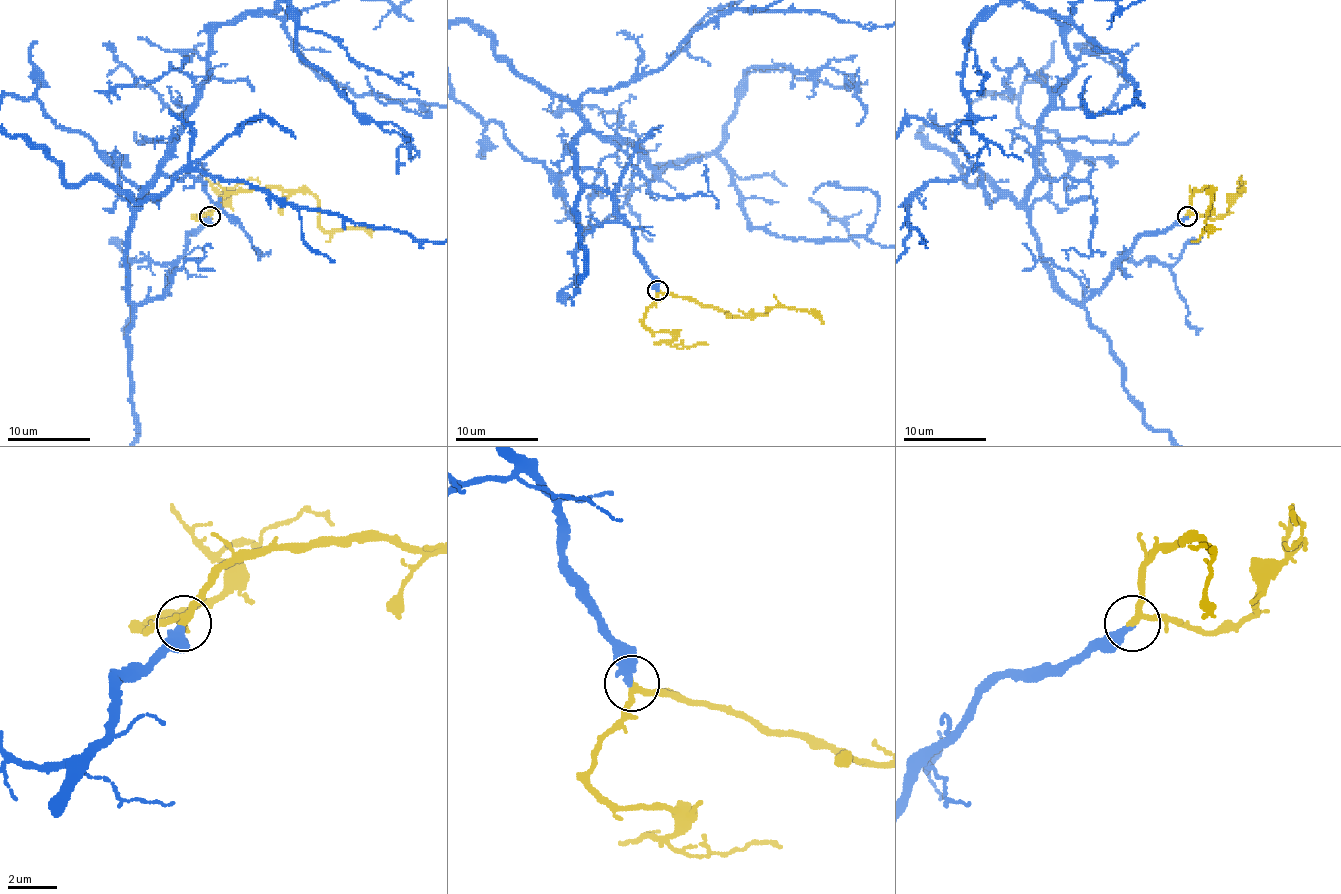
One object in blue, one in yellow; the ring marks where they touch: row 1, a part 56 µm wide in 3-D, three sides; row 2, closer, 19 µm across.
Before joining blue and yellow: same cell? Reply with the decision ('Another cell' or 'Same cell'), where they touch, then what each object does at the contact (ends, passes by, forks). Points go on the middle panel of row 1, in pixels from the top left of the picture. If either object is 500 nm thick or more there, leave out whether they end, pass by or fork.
Same cell. Place: (658, 290). At the ring blue ends. At the ring yellow passes by

